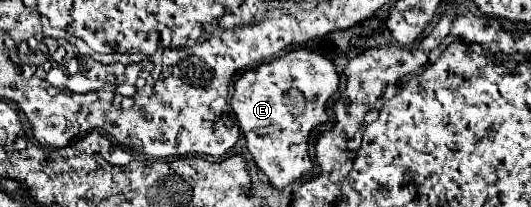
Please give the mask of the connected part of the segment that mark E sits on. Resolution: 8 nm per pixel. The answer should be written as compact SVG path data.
M305 49L289 51L271 63L245 71L237 79L231 107L245 133L249 153L275 189L283 189L313 171L309 139L317 127L329 125L327 101L337 89L335 65L327 57Z

